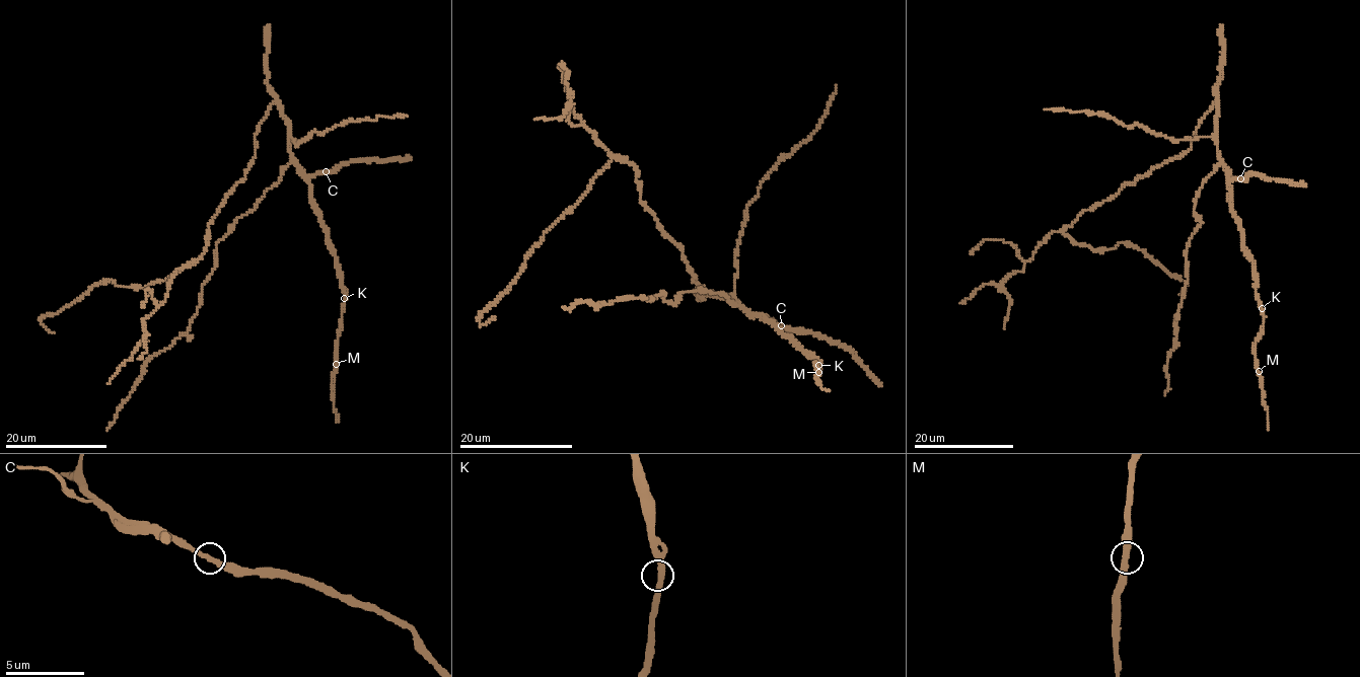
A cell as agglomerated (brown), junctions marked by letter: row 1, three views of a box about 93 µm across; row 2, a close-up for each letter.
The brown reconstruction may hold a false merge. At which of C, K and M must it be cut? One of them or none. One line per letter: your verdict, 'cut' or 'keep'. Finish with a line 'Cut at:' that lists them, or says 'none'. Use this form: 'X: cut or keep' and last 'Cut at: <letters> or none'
C: keep
K: keep
M: keep
Cut at: none

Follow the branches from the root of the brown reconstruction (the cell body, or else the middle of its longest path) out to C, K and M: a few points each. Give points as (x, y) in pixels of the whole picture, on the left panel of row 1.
C: (260, 126), (276, 101), (287, 124), (292, 160), (308, 175), (326, 171)
K: (260, 126), (276, 101), (287, 124), (290, 155), (309, 184), (311, 207), (335, 255), (344, 298)
M: (260, 126), (276, 101), (287, 124), (290, 155), (309, 184), (311, 207), (335, 255), (344, 294), (337, 363)

